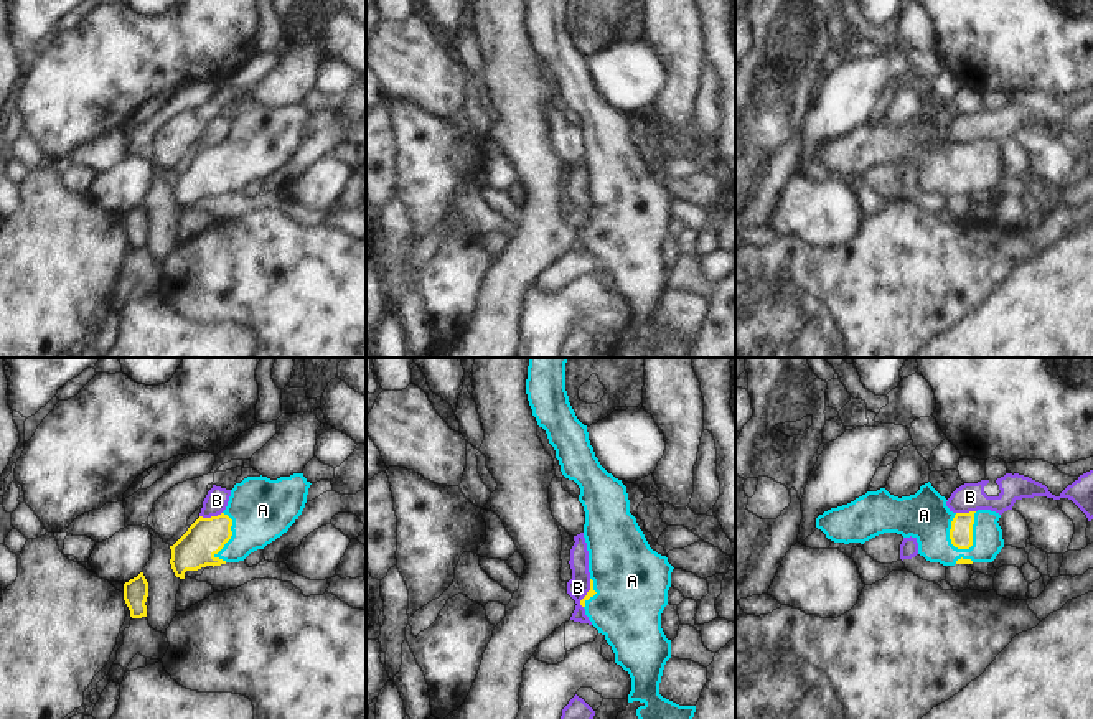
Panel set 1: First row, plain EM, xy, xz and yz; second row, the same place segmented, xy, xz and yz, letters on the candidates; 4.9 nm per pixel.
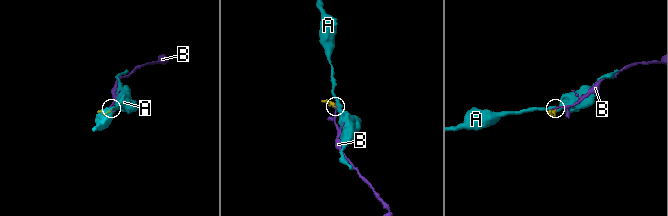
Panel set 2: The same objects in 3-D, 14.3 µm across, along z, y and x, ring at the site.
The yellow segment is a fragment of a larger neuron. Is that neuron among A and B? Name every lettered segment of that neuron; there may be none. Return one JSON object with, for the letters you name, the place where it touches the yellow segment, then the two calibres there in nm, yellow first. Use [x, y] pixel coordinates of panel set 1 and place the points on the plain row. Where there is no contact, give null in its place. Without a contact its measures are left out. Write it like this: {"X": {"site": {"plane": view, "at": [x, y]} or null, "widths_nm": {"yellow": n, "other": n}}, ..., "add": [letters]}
{"A": {"site": {"plane": "yz", "at": [971, 167]}, "widths_nm": {"yellow": 110, "other": 220}}, "add": ["A"]}

